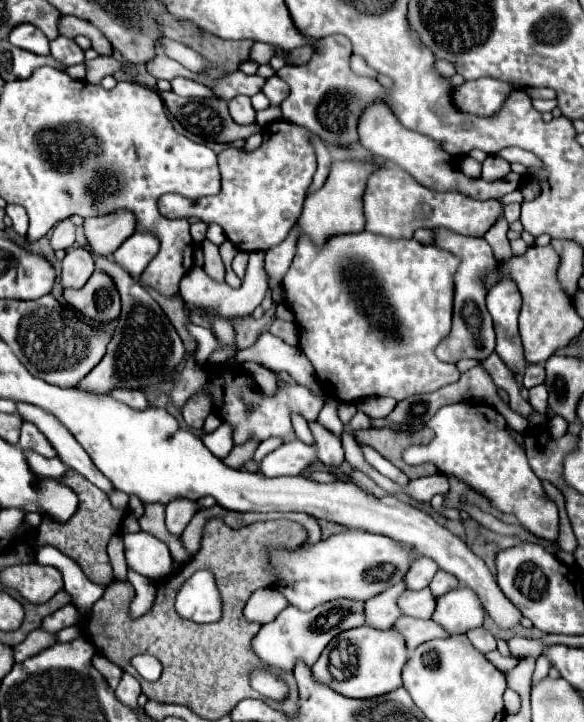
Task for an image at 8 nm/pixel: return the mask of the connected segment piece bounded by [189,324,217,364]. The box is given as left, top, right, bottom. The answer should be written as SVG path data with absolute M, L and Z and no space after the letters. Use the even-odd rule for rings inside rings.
M189 324L189 332L191 332L191 336L197 340L197 354L195 354L197 362L199 362L199 364L205 364L207 358L209 358L209 354L217 348L217 340L215 340L215 336L211 334L211 330L209 330L209 328L203 328L203 326Z

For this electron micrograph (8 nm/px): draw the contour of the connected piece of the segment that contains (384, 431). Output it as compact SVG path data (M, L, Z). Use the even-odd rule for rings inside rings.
M427 426L417 432L393 432L389 428L369 428L369 430L357 430L355 436L361 444L373 446L391 464L407 466L401 454L413 444L429 444L433 440L433 430Z

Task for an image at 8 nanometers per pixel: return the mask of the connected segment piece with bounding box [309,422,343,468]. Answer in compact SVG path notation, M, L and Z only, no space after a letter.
M317 422L309 424L313 436L315 436L315 448L317 448L317 460L323 462L327 468L337 468L343 462L343 448L341 440L333 436L329 430L321 428Z

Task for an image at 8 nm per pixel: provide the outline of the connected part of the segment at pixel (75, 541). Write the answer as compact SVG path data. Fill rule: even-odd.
M69 470L67 476L63 476L61 480L77 492L77 496L79 496L79 514L73 516L67 524L57 524L57 522L53 522L45 516L41 526L35 530L35 546L37 544L39 546L53 544L53 547L77 562L81 566L83 574L91 582L107 586L107 584L113 582L113 570L111 570L106 551L107 542L115 532L121 532L121 516L125 516L125 512L115 510L111 506L109 498L105 496L105 492L101 492L97 486L89 484L89 480L85 480L75 470Z

